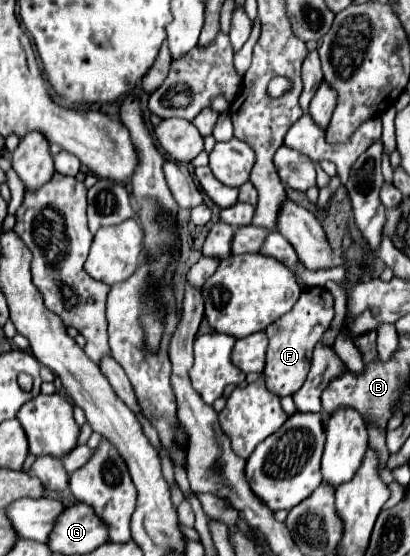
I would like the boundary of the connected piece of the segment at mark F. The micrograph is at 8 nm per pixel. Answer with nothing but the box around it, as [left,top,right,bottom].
[264,287,334,397]

